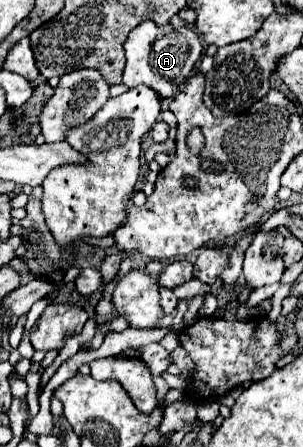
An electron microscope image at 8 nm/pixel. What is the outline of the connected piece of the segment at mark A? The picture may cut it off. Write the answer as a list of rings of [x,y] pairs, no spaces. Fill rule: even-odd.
[[[143,21],[141,25],[137,25],[127,41],[125,41],[125,57],[127,57],[127,65],[125,65],[125,71],[123,71],[123,83],[127,87],[137,87],[139,83],[143,85],[149,85],[151,89],[155,89],[163,99],[167,97],[173,97],[175,95],[175,89],[179,93],[179,87],[183,85],[183,81],[191,75],[193,67],[197,65],[197,61],[203,57],[203,45],[201,45],[201,39],[199,35],[191,29],[191,27],[181,27],[181,29],[175,29],[171,25],[157,25],[155,21]]]

